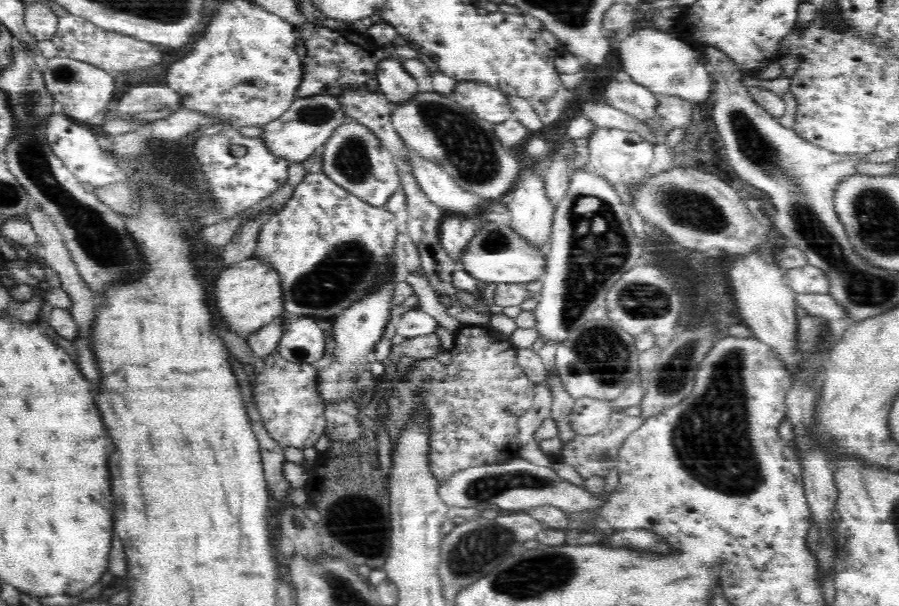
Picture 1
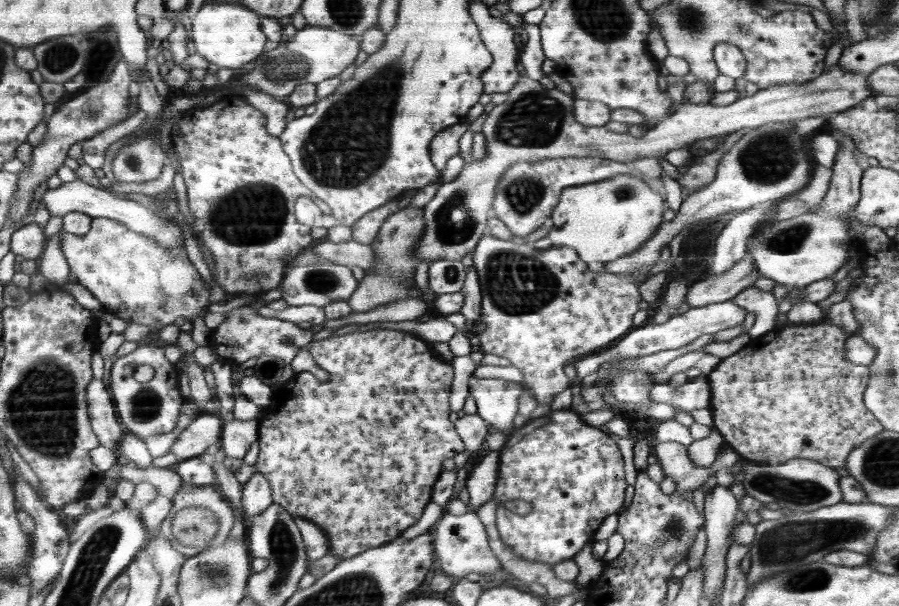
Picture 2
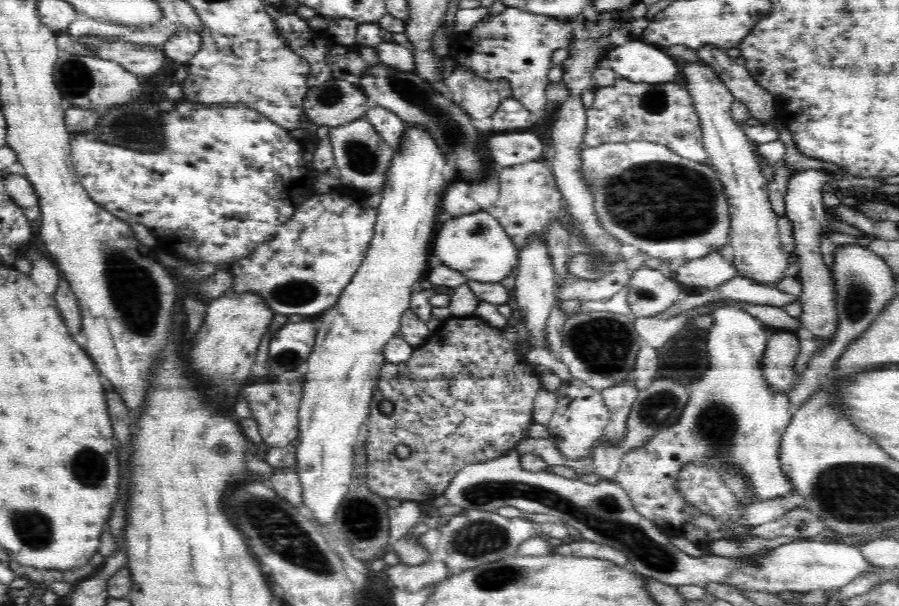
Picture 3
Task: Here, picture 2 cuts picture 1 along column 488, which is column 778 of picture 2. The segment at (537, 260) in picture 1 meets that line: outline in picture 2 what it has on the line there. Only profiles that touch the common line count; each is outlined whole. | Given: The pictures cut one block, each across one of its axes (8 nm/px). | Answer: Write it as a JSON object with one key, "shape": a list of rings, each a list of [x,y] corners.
{"shape":[[[840,147],[834,161],[829,189],[818,204],[818,212],[805,213],[784,222],[771,222],[750,236],[750,256],[762,277],[771,278],[786,289],[802,290],[811,282],[834,274],[846,260],[846,240],[849,236],[848,222],[855,217],[861,198],[861,180],[864,171],[858,165],[854,152]]]}

